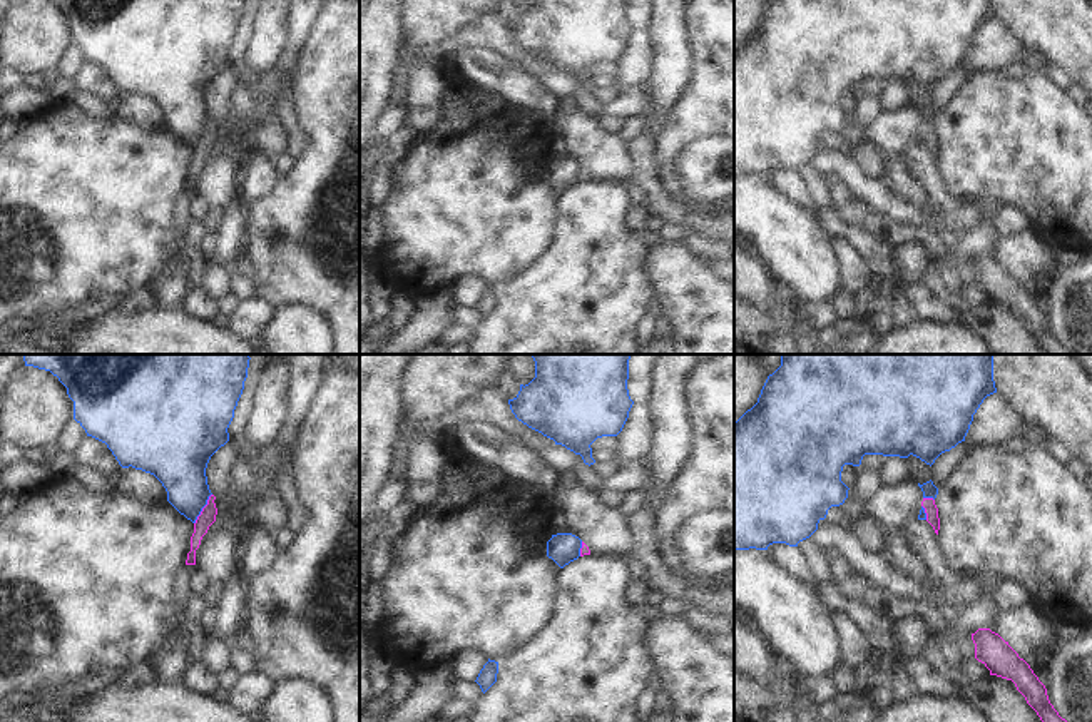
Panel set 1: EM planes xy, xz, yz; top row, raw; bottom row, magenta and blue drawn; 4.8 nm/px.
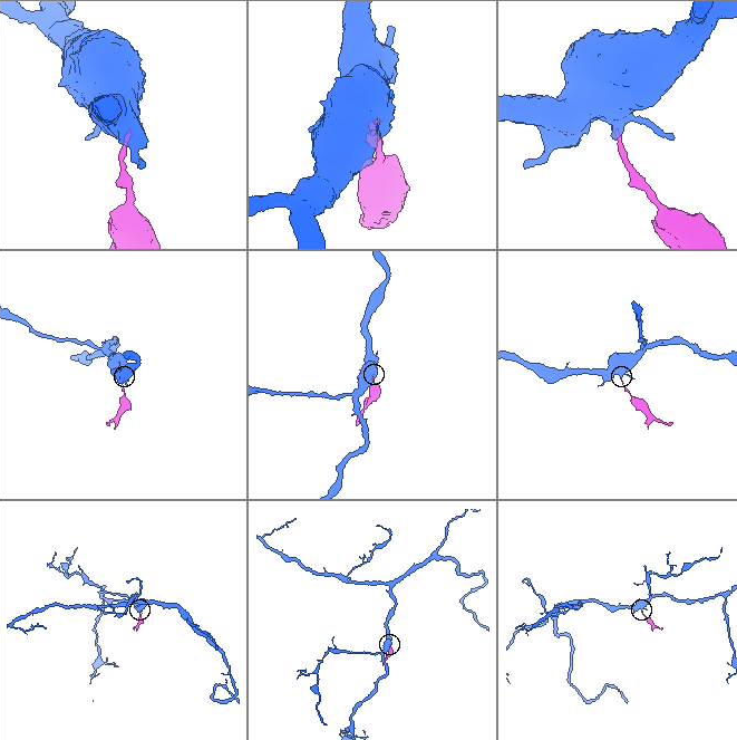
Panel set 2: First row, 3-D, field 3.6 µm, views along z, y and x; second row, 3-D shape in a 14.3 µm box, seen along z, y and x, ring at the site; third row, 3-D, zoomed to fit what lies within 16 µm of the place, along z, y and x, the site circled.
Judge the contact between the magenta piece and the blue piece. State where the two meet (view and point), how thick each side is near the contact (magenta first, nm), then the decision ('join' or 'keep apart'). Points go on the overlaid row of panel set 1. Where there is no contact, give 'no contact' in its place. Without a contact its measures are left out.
contact xy (203, 508); calibres 80 and 260 nm; keep apart

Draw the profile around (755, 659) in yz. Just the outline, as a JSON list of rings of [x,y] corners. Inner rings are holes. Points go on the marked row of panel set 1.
[[[734,615],[734,669],[759,689],[773,690],[781,682],[779,660],[754,625]]]

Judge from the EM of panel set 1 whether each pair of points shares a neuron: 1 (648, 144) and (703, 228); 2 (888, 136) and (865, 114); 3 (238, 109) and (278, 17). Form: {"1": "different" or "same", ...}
{"1": "same", "2": "different", "3": "different"}

